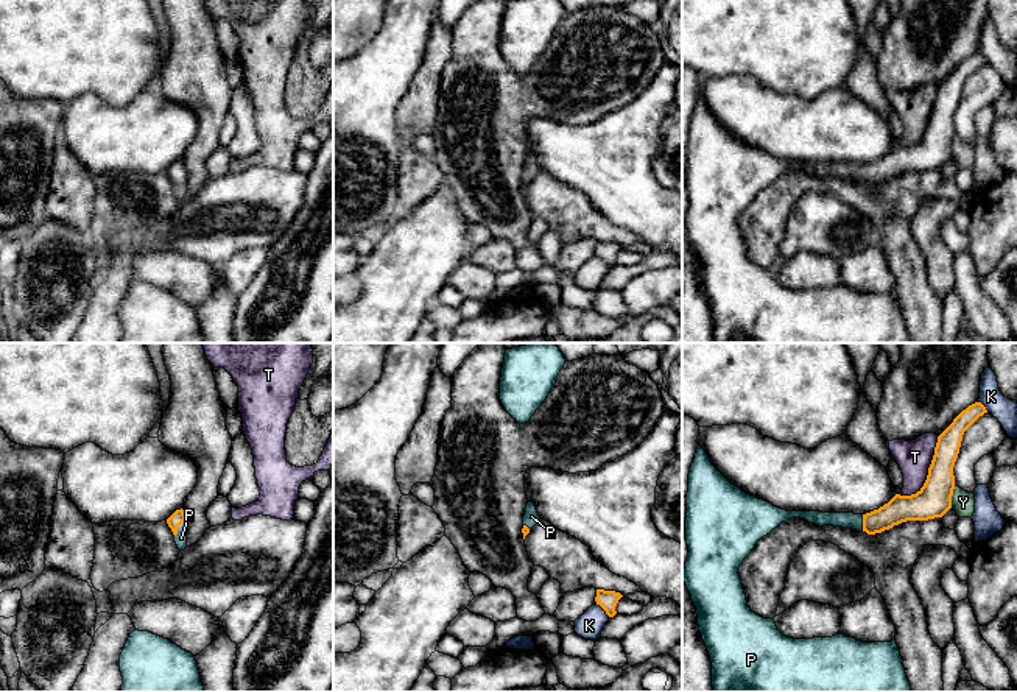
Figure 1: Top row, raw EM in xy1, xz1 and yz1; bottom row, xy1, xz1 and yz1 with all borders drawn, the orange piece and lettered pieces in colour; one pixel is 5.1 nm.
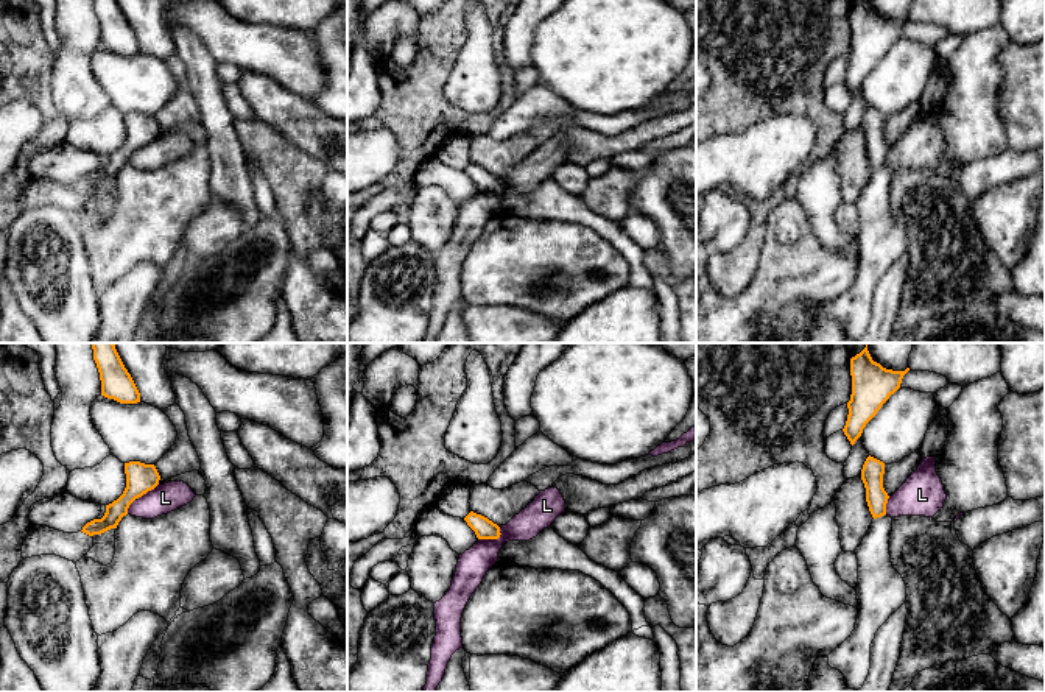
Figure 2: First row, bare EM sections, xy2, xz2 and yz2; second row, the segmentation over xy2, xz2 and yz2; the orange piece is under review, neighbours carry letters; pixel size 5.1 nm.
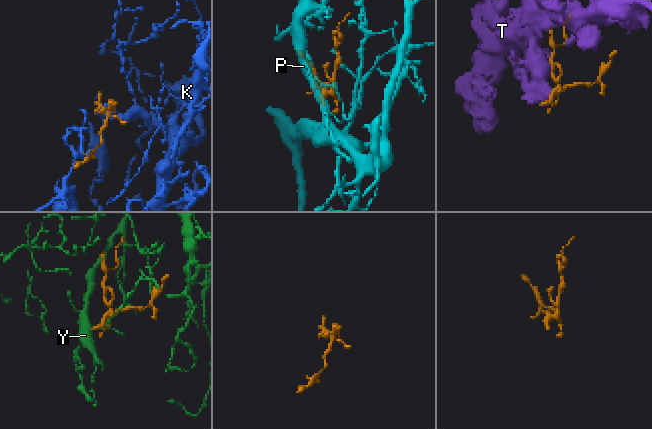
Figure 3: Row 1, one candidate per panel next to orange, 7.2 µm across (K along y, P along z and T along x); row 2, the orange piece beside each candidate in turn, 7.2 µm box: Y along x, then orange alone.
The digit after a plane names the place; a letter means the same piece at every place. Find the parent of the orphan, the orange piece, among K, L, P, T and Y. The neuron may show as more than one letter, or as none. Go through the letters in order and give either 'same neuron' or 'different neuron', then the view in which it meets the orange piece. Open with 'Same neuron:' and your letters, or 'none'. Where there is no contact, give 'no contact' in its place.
Same neuron: P
K: different neuron | xz1
L: different neuron | xy2
P: same neuron | xy1
T: different neuron | yz1
Y: different neuron | yz1

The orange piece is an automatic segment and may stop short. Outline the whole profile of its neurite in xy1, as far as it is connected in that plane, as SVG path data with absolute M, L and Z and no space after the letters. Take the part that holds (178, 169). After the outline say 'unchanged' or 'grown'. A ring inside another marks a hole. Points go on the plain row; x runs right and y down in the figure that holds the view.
M176 161L168 170L168 178L171 179L174 185L174 193L179 201L187 199L187 170L184 165L184 161Z | grown

